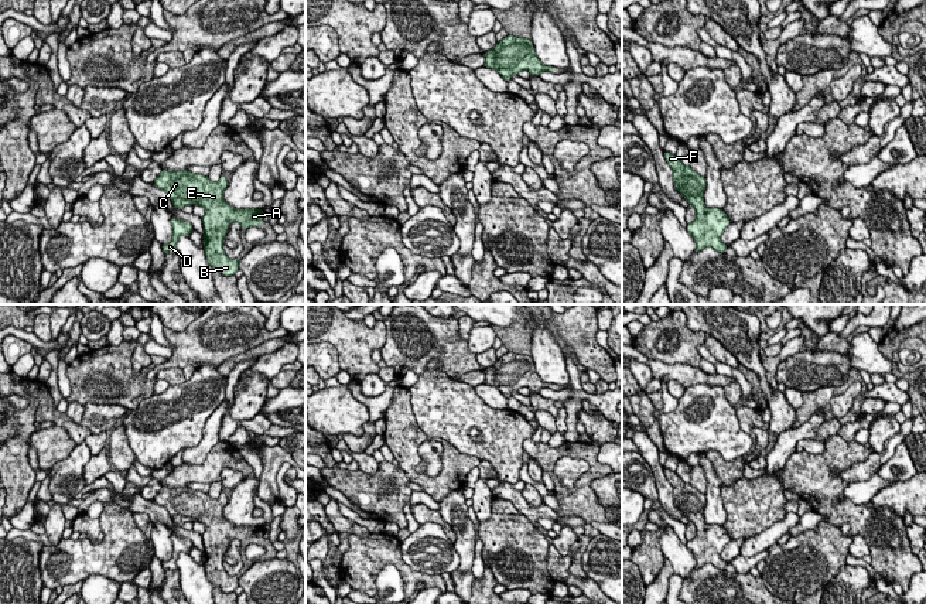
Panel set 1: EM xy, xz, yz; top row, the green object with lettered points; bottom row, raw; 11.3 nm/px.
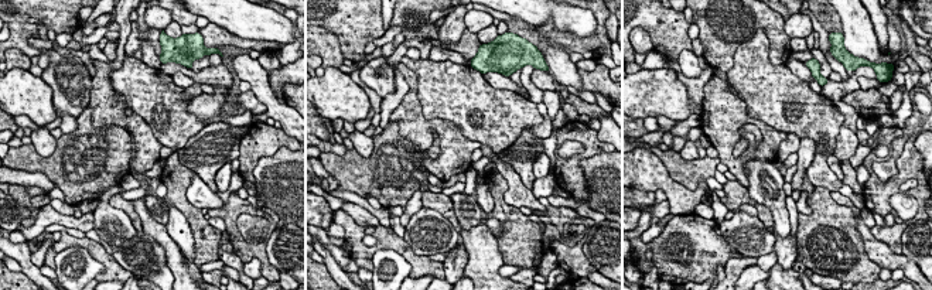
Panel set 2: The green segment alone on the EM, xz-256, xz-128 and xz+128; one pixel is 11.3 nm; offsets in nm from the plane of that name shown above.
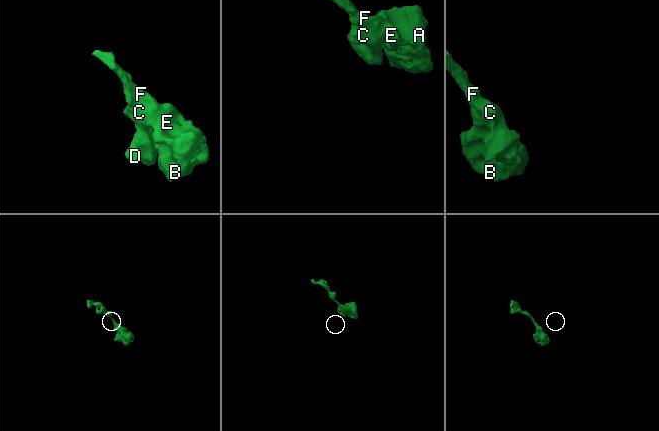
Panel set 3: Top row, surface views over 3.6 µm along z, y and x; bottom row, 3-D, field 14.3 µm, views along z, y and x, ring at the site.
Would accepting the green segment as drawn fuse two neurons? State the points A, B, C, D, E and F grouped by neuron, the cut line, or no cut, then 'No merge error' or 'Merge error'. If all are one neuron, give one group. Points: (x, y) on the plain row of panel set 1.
Groups: A B C D E F. No split. No merge error

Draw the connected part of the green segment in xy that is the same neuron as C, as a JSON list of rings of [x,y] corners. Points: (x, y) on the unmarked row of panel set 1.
[[[161,487],[153,501],[170,513],[177,526],[191,521],[205,525],[202,540],[206,577],[223,593],[235,593],[239,587],[239,574],[229,576],[223,569],[228,543],[230,539],[238,539],[243,547],[250,543],[260,545],[264,540],[263,526],[235,526],[226,521],[223,518],[223,508],[229,498],[223,491],[213,499],[202,491],[192,491],[189,487]]]

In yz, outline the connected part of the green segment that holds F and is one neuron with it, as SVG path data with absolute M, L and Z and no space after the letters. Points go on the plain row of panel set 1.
M669 468L663 470L673 488L676 506L696 526L696 536L691 540L687 540L687 547L693 552L697 560L694 569L700 569L704 564L713 564L718 570L725 570L728 562L721 559L721 553L725 545L731 540L731 536L722 526L705 523L705 494L701 494L690 482L684 482L676 471Z

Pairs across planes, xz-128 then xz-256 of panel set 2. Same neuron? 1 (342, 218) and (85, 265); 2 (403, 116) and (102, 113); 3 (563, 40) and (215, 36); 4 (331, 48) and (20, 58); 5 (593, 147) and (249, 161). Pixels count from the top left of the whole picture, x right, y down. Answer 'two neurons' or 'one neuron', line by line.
1: two neurons
2: one neuron
3: one neuron
4: one neuron
5: one neuron

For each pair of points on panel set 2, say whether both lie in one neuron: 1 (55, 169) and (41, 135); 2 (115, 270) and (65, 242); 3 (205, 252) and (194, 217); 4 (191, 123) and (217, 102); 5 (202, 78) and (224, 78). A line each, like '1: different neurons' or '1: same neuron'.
1: different neurons
2: same neuron
3: same neuron
4: different neurons
5: same neuron

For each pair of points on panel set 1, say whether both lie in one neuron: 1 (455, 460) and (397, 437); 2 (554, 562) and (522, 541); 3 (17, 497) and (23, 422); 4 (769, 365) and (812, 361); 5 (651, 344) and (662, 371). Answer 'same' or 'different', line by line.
1: same
2: different
3: same
4: different
5: different

